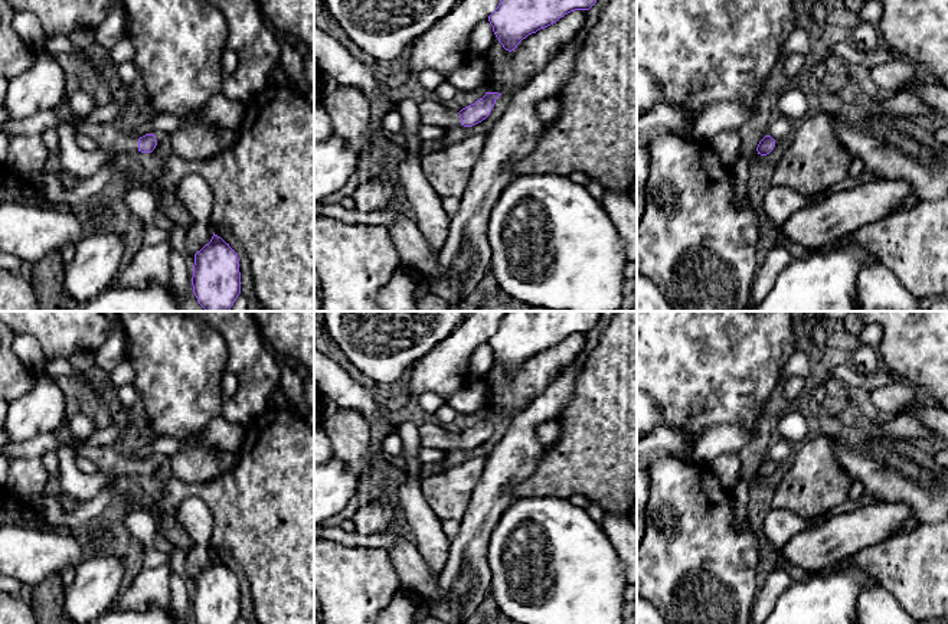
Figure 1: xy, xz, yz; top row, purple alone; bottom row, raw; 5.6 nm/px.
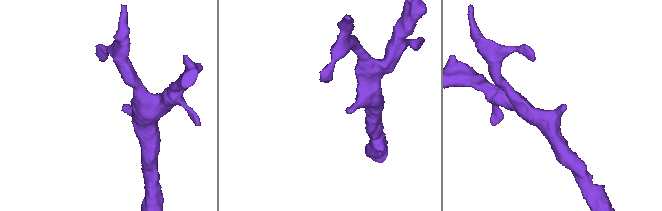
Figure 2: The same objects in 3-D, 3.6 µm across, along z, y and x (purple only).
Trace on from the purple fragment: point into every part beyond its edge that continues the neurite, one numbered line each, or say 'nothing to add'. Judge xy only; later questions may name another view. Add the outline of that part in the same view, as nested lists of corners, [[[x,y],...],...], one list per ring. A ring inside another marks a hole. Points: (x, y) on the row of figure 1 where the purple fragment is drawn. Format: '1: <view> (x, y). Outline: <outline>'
1: xy (114, 140). Outline: [[[73,84],[58,107],[40,111],[24,121],[14,120],[0,107],[0,131],[7,137],[40,135],[48,128],[56,128],[62,117],[73,127],[76,134],[89,135],[107,153],[104,167],[75,187],[63,187],[49,177],[39,183],[36,187],[37,200],[55,208],[62,205],[73,206],[99,193],[115,177],[117,169],[124,159],[138,150],[138,138],[120,125],[105,122],[81,124],[82,118],[73,115],[68,104],[72,86]]]

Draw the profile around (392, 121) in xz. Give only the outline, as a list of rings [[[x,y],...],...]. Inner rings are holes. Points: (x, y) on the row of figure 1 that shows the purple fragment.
[[[398,108],[389,111],[383,117],[383,131],[389,134],[402,134],[403,120],[398,111]]]

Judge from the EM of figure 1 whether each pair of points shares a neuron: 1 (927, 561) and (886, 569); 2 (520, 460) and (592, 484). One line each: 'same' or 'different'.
1: same
2: different

